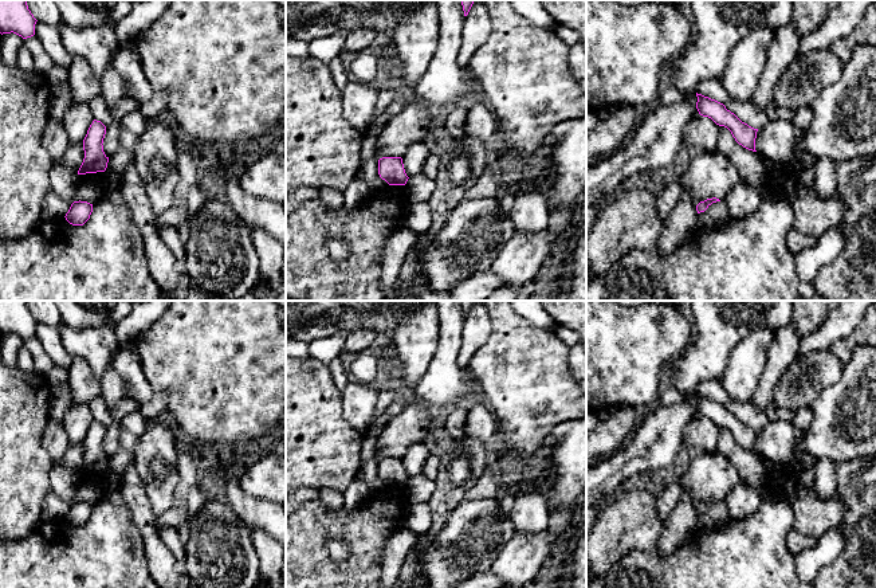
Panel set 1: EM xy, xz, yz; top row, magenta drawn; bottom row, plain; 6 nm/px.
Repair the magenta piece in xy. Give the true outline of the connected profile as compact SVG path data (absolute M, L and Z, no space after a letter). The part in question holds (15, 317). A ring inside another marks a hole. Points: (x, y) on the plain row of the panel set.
M0 301L0 334L16 334L23 340L35 336L36 320L27 301Z

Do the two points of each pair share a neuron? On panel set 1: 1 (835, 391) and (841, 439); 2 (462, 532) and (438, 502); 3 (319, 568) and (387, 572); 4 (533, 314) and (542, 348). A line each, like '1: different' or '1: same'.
1: same
2: different
3: different
4: different

